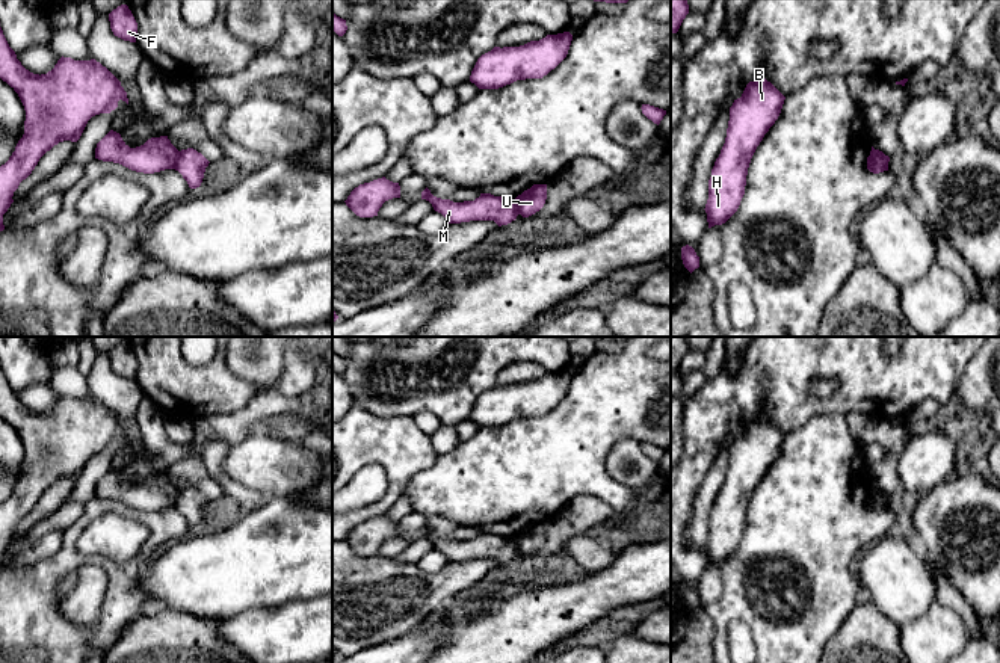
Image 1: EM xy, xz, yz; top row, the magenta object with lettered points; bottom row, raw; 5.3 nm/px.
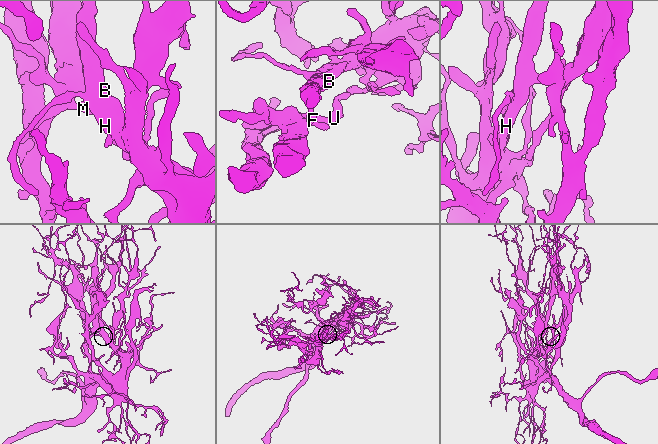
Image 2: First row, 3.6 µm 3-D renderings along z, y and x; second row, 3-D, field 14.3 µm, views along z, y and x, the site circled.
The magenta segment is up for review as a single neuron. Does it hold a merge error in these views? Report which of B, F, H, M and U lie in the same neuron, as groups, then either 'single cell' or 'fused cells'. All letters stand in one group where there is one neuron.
B F H M / U; fused cells

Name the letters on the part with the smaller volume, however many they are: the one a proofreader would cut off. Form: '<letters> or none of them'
U

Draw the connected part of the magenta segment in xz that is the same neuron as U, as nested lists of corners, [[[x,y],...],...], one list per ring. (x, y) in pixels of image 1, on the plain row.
[[[533,523],[515,536],[518,553],[529,556],[539,550],[547,538],[547,523]]]

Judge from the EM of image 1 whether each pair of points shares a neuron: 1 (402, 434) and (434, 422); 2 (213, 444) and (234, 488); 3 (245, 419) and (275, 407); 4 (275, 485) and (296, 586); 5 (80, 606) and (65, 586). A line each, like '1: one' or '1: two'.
1: two
2: one
3: one
4: two
5: two

